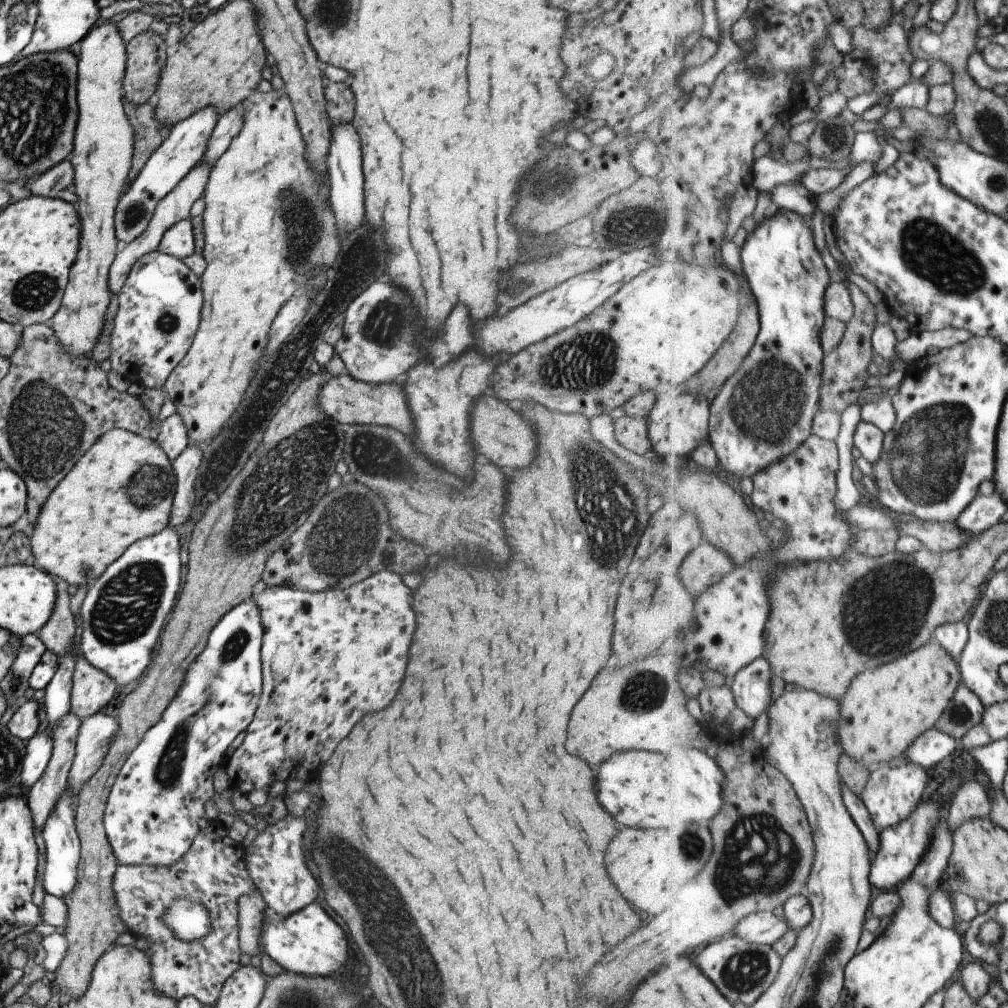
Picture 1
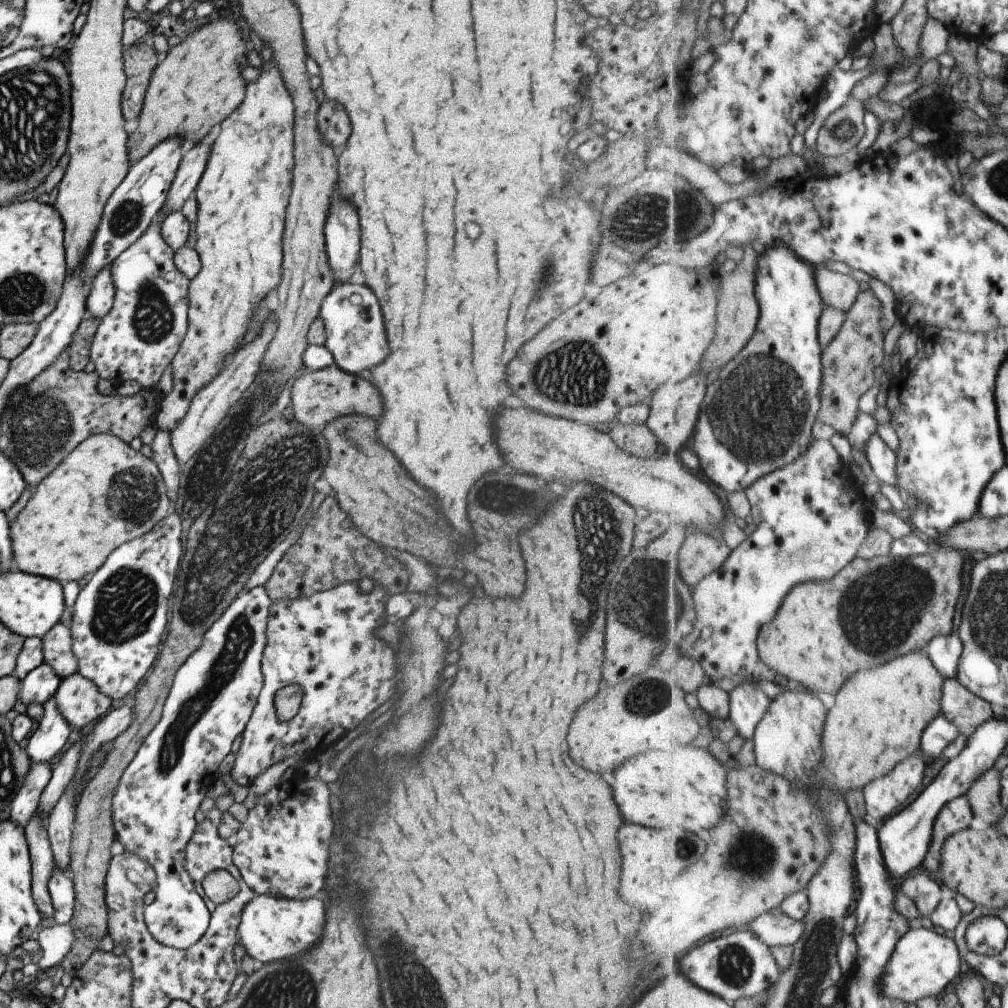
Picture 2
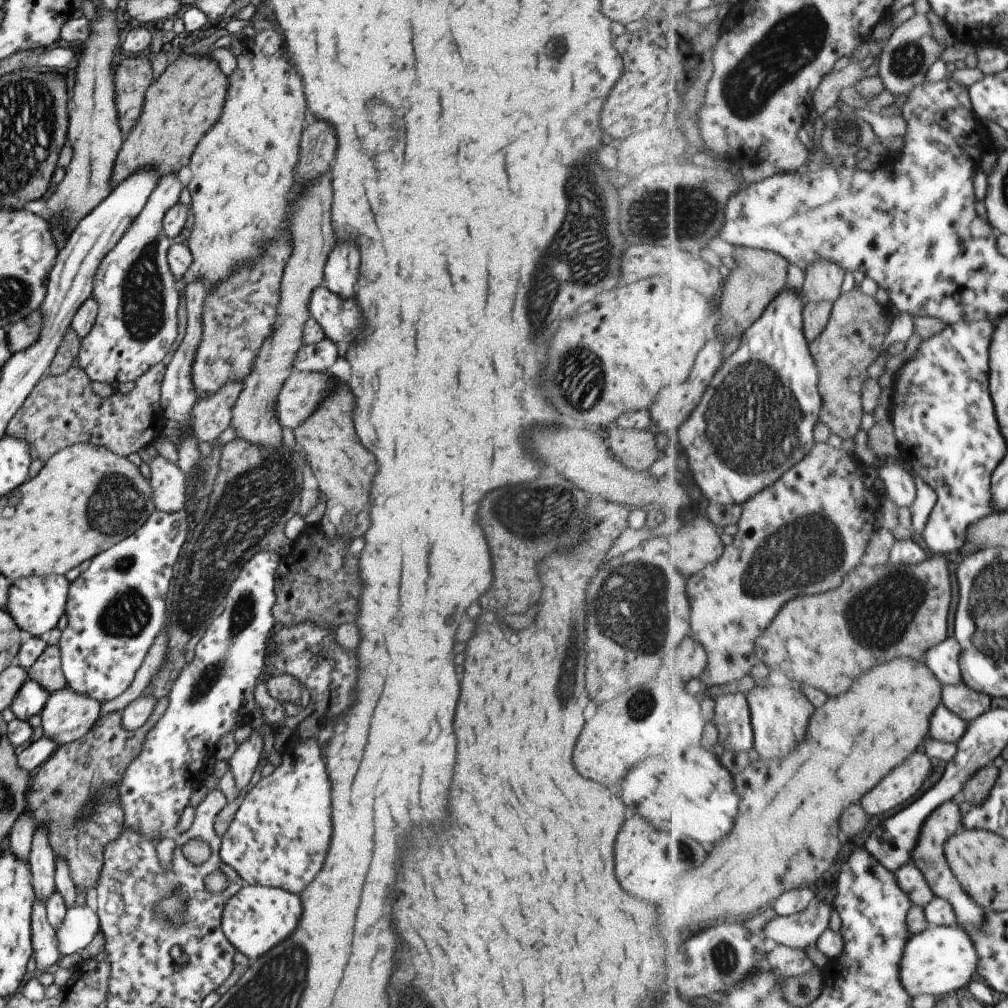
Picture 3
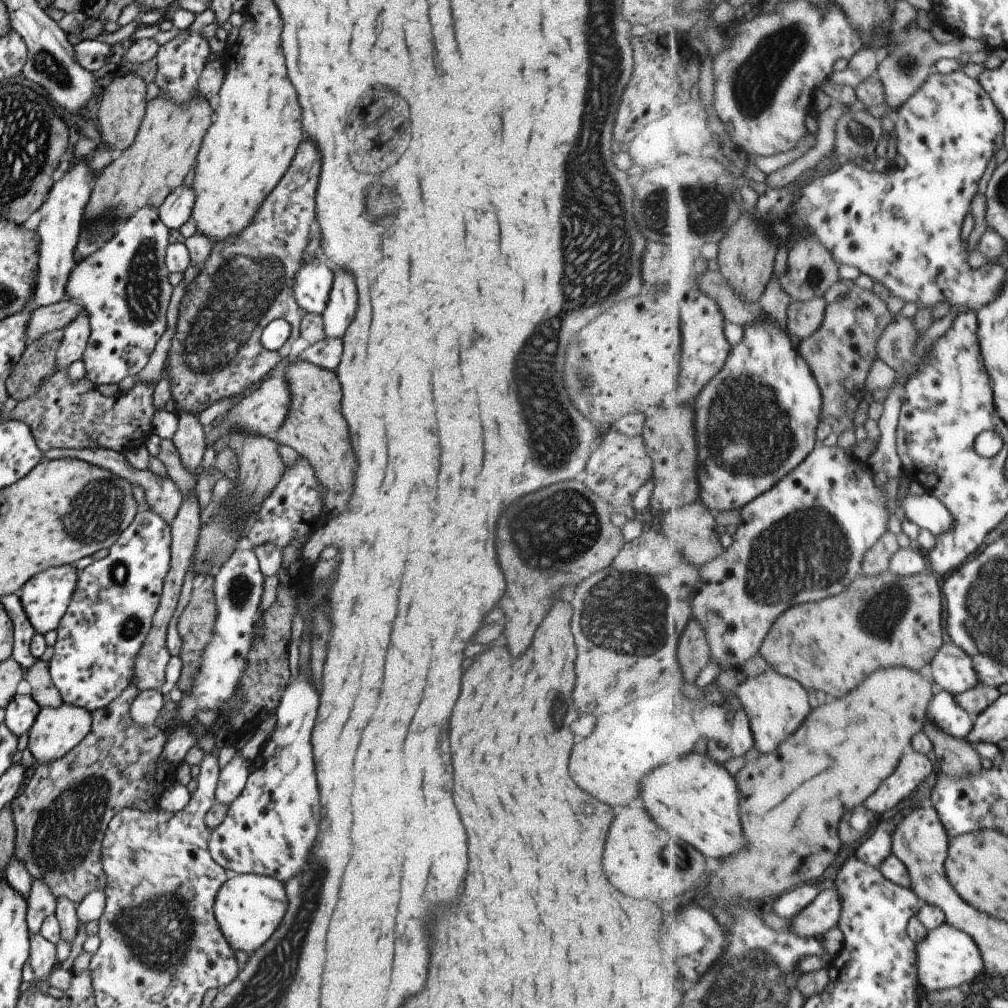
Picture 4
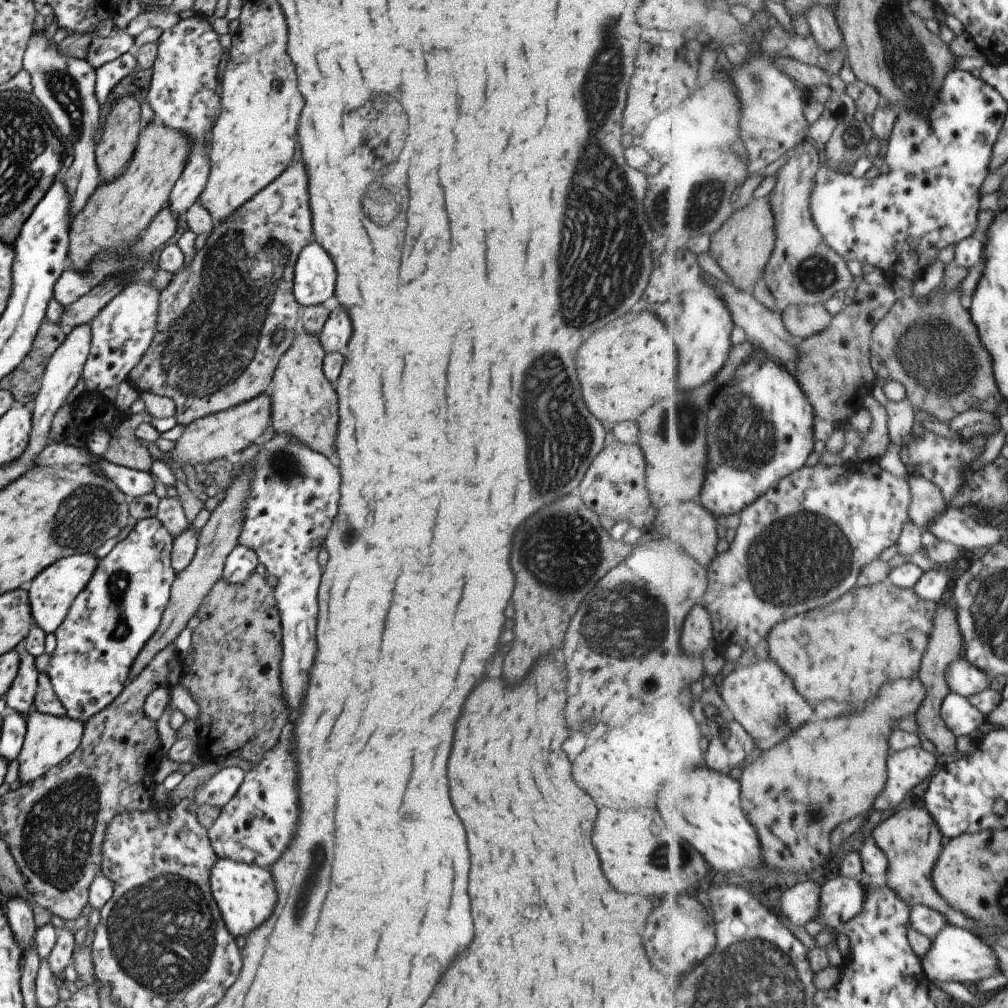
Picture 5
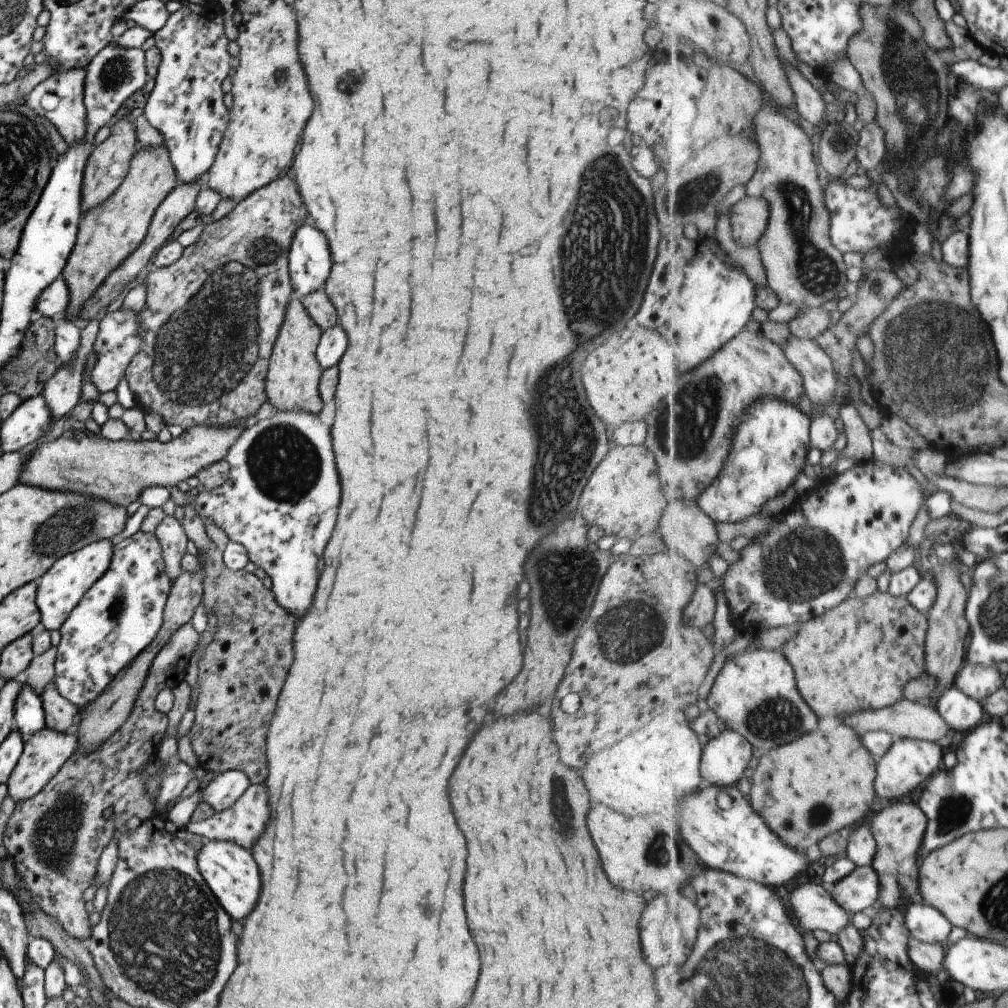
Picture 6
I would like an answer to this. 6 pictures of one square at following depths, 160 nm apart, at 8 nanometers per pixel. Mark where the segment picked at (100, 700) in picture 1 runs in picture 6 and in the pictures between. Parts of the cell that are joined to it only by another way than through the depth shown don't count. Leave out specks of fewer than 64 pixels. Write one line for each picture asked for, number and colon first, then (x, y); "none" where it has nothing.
2: (81, 703)
3: (67, 716)
4: (55, 731)
5: (49, 740)
6: (43, 754)

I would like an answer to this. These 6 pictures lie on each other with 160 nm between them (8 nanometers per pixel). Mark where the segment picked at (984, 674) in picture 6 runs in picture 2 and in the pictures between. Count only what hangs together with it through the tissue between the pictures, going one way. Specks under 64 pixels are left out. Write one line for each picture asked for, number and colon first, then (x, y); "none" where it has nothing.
2: (947, 651)
3: (945, 659)
4: (953, 669)
5: (966, 679)

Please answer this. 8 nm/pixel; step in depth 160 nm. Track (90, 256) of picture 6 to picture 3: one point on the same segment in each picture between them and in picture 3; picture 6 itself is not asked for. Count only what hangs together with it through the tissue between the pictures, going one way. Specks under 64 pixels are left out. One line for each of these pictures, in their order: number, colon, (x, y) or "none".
3: (181, 106)
4: (165, 148)
5: (117, 213)

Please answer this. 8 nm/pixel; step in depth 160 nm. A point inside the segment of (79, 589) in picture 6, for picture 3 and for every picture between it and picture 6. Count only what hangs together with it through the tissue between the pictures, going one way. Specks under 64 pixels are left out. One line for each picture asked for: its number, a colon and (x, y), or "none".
3: (35, 604)
4: (45, 597)
5: (51, 595)

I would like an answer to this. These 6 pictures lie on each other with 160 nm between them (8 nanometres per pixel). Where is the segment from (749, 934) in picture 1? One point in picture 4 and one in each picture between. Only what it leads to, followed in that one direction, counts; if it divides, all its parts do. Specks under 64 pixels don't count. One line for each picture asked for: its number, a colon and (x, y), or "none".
2: (774, 929)
3: (801, 931)
4: (823, 915)

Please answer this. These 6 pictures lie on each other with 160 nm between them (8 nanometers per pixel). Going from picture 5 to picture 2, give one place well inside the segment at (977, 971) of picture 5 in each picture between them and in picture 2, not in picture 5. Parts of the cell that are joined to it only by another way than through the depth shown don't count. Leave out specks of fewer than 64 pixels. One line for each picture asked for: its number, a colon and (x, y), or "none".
2: (926, 963)
3: (940, 961)
4: (948, 957)

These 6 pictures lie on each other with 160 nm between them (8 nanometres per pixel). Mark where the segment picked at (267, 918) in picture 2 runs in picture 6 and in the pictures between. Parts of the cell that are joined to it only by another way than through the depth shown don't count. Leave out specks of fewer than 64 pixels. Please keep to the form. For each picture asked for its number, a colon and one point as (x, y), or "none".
3: (257, 918)
4: (248, 907)
5: (245, 893)
6: (229, 869)

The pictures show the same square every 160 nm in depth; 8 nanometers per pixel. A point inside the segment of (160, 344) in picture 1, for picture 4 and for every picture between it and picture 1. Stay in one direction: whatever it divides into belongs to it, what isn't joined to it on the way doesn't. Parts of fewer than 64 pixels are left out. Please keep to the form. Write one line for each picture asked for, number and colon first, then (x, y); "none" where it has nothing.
2: (137, 340)
3: (137, 322)
4: (125, 288)

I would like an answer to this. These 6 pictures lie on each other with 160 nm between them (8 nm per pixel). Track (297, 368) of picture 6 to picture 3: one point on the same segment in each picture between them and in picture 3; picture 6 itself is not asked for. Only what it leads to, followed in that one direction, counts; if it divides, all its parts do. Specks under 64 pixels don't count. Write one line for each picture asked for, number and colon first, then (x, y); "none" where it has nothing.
3: (344, 470)
4: (314, 427)
5: (305, 408)

